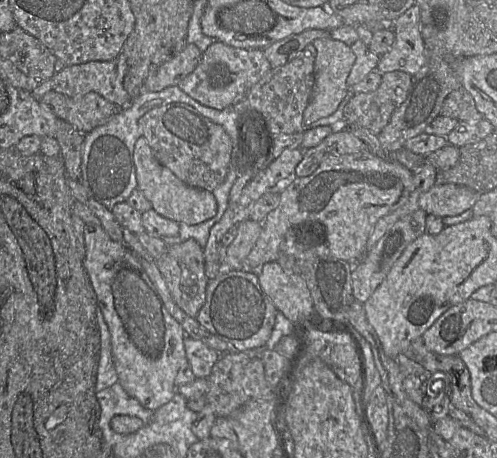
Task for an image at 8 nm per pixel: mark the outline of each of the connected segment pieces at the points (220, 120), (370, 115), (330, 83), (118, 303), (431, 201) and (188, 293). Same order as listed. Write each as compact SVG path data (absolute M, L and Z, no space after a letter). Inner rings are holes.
M170 86L160 92L143 90L129 105L119 107L118 112L106 123L84 134L80 182L89 195L98 203L112 211L117 203L127 201L133 190L137 188L133 153L136 141L142 136L139 127L139 119L154 107L160 107L175 102L188 104L214 123L221 125L231 139L234 157L237 150L236 119L241 110L246 107L246 99L242 102L233 104L231 107L217 110L202 105L188 96L178 86Z
M400 70L386 72L375 91L354 93L344 107L344 122L357 124L378 135L388 124L394 110L405 101L411 77Z
M330 36L314 40L313 45L317 51L314 64L315 83L310 101L303 113L303 121L306 127L320 118L330 116L337 110L349 91L347 78L356 60L350 45Z
M85 224L84 267L109 328L118 382L146 409L156 410L177 392L175 378L186 358L184 330L167 311L135 254L112 240L101 224Z
M434 184L419 197L419 207L427 214L438 217L454 216L471 209L480 192L462 185Z
M189 238L177 244L167 246L166 251L155 260L173 301L189 316L196 317L205 302L208 278L204 269L203 248Z

